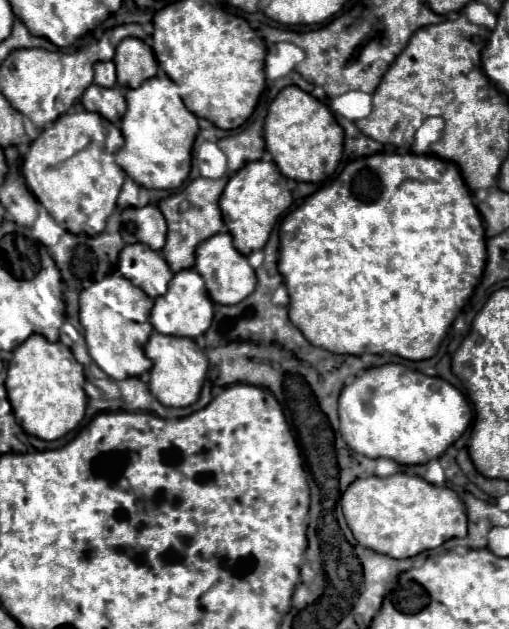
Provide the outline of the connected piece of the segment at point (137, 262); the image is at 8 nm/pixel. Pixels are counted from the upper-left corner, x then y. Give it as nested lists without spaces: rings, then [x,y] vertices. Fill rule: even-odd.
[[[143,243],[123,247],[119,253],[119,271],[151,299],[163,295],[167,291],[167,283],[173,277],[173,271],[169,269],[163,255]]]

